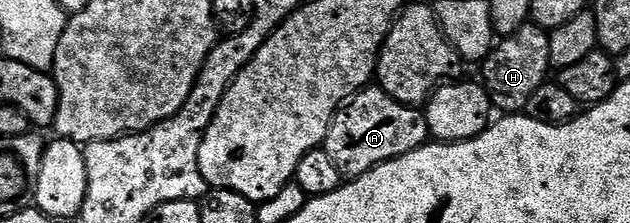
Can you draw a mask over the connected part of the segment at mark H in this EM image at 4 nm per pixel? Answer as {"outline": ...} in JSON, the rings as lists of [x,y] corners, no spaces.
{"outline":[[[531,21],[516,29],[516,33],[499,38],[490,50],[490,54],[482,60],[480,79],[487,93],[490,94],[491,104],[497,110],[499,107],[499,112],[525,112],[532,93],[536,93],[536,89],[540,89],[540,85],[547,82],[549,75],[546,74],[551,74],[552,71],[548,57],[549,40],[550,32]]]}

